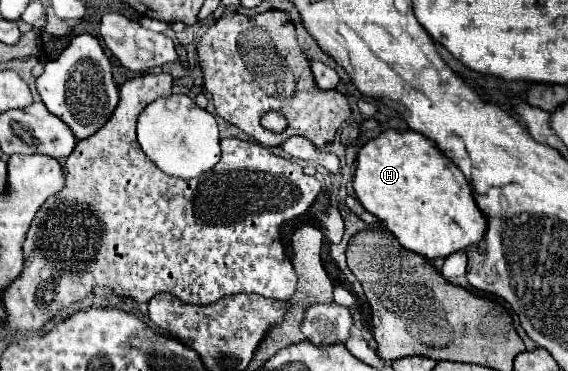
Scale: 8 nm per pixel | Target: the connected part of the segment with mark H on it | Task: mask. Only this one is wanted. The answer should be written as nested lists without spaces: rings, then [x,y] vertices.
[[[386,130],[368,140],[356,154],[352,184],[360,204],[380,218],[404,248],[428,260],[466,250],[466,246],[478,244],[486,232],[484,214],[476,206],[464,174],[432,140],[414,130]]]

